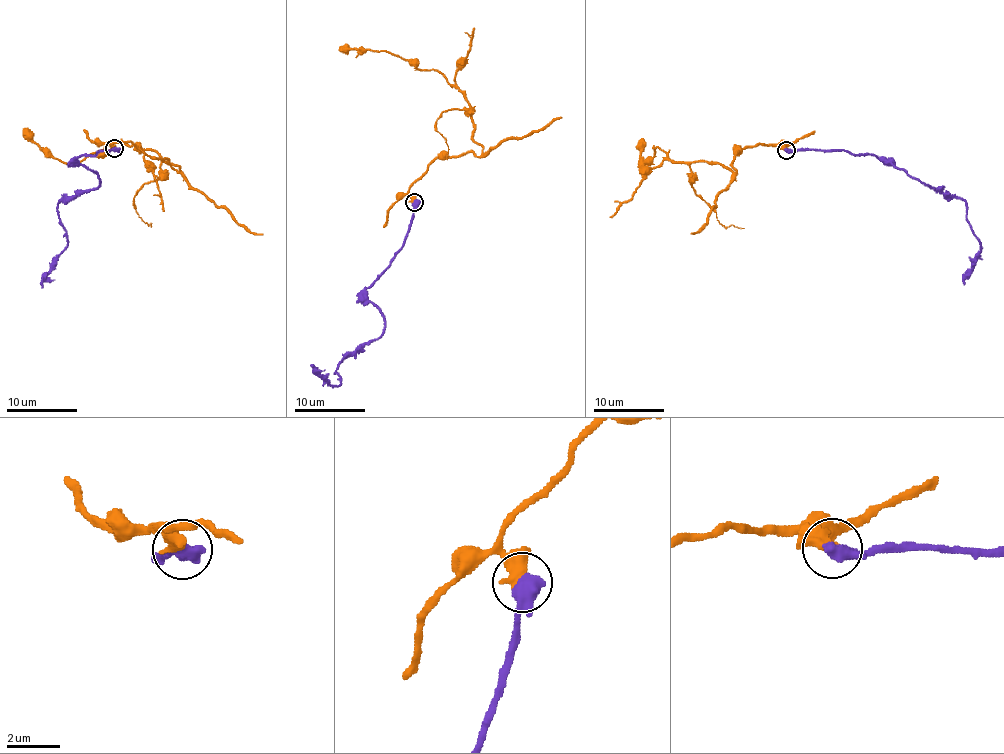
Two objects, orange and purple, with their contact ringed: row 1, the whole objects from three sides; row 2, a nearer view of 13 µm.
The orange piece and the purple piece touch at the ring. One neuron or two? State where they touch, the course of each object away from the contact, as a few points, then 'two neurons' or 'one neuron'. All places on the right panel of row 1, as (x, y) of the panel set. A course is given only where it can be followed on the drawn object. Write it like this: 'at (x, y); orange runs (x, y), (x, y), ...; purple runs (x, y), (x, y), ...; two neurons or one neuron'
at (786, 150); orange runs (785, 149), (741, 148), (734, 171), (719, 163), (673, 162), (653, 149), (641, 172), (640, 139); purple runs (787, 149), (874, 154), (940, 193), (961, 199), (980, 252), (964, 284); two neurons

